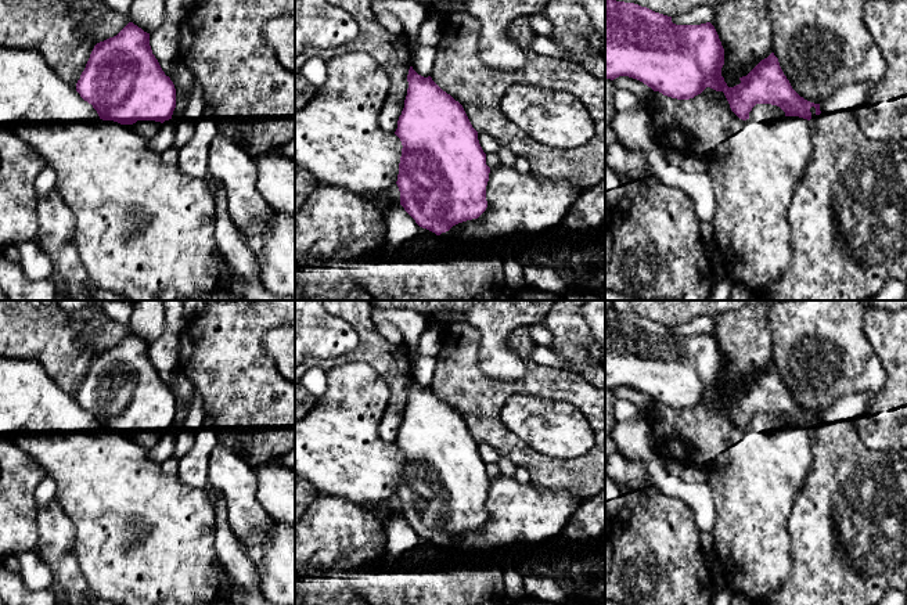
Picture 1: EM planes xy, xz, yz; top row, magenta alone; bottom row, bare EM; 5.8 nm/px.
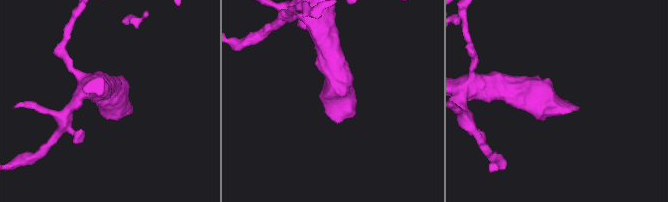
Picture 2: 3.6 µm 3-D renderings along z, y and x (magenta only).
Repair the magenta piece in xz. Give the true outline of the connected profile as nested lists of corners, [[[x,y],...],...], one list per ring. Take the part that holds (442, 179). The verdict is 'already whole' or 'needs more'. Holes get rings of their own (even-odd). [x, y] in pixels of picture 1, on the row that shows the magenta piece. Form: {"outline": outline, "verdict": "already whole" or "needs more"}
{"outline": [[[410,66],[407,82],[404,108],[395,132],[403,145],[396,181],[400,205],[420,226],[421,237],[438,238],[454,251],[493,246],[489,241],[464,242],[454,234],[456,224],[478,219],[487,208],[486,186],[490,168],[486,165],[478,132],[463,105],[431,76],[424,78]]], "verdict": "needs more"}

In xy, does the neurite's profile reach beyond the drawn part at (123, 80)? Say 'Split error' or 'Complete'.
Split error

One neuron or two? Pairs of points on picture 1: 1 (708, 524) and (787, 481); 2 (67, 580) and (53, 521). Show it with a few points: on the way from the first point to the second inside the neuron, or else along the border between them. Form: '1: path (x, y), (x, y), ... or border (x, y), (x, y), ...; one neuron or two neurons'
1: border (709, 488), (713, 496), (715, 525), (712, 532); two neurons
2: path (64, 565), (56, 547), (56, 536); one neuron

